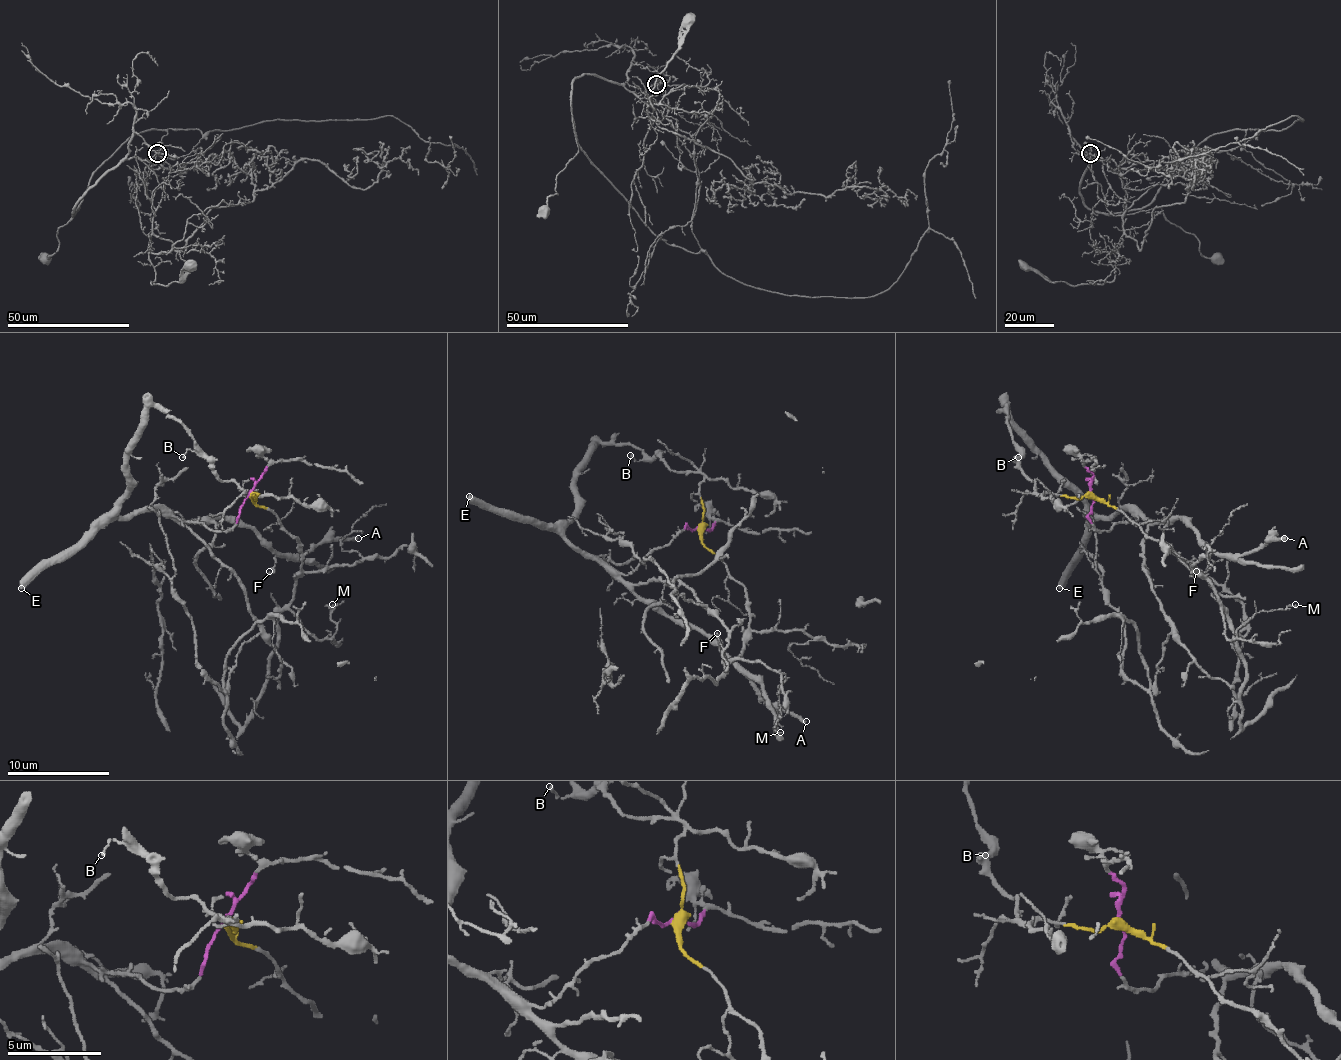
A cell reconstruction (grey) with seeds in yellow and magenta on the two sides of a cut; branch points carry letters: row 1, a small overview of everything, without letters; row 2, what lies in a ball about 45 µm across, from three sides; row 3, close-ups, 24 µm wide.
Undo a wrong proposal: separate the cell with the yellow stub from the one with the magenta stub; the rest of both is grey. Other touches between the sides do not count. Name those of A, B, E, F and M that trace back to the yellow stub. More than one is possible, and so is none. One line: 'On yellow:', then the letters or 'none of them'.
On yellow: M

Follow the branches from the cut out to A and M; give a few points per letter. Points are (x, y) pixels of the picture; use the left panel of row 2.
A: (248, 494), (230, 530), (174, 517), (238, 522), (292, 555), (358, 537)
M: (248, 494), (297, 540), (302, 573), (292, 614), (323, 640), (335, 627), (333, 609), (325, 606), (333, 604)

